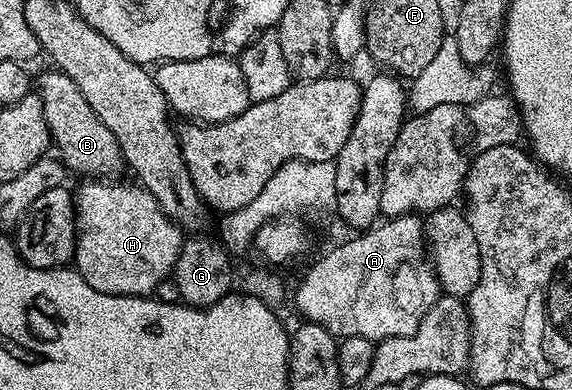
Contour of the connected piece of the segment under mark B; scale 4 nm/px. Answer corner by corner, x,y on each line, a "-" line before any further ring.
48,68
41,74
41,79
36,79
35,93
41,98
43,116
47,120
49,136
52,145
57,146
56,153
65,164
66,171
77,174
86,174
89,180
109,180
120,170
126,169
125,157
119,148
119,140
115,140
111,128
95,116
91,104
87,104
83,92
62,70

